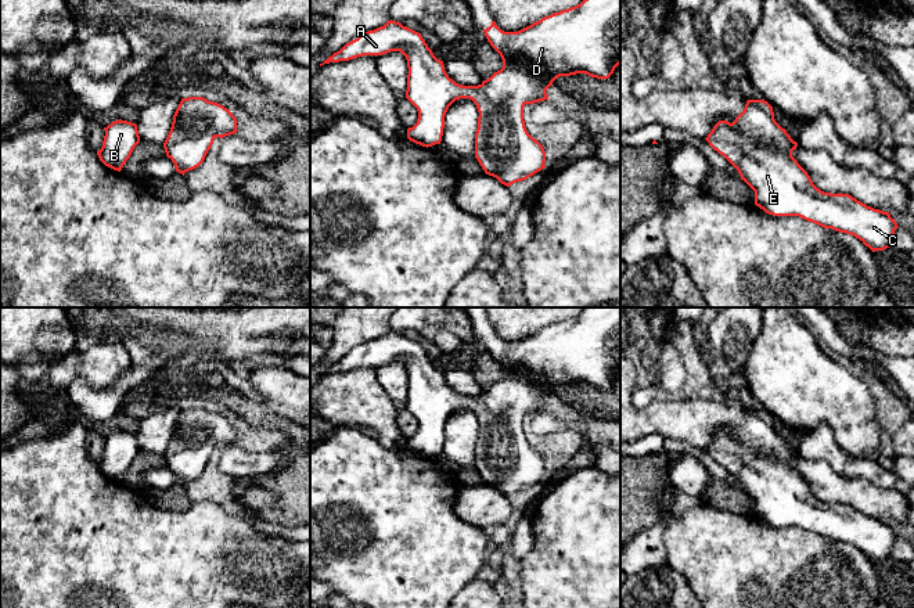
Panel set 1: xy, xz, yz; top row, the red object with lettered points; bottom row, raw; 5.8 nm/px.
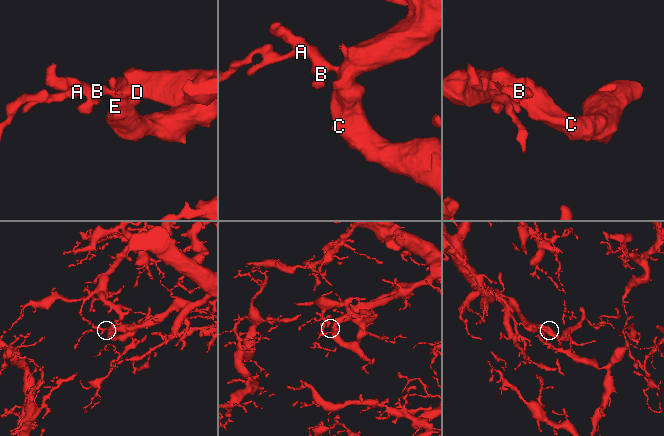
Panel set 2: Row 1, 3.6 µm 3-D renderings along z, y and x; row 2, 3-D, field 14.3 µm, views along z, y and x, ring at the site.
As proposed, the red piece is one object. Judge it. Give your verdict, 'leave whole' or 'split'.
leave whole

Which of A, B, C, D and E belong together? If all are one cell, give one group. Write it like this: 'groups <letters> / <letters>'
groups A B C D E

